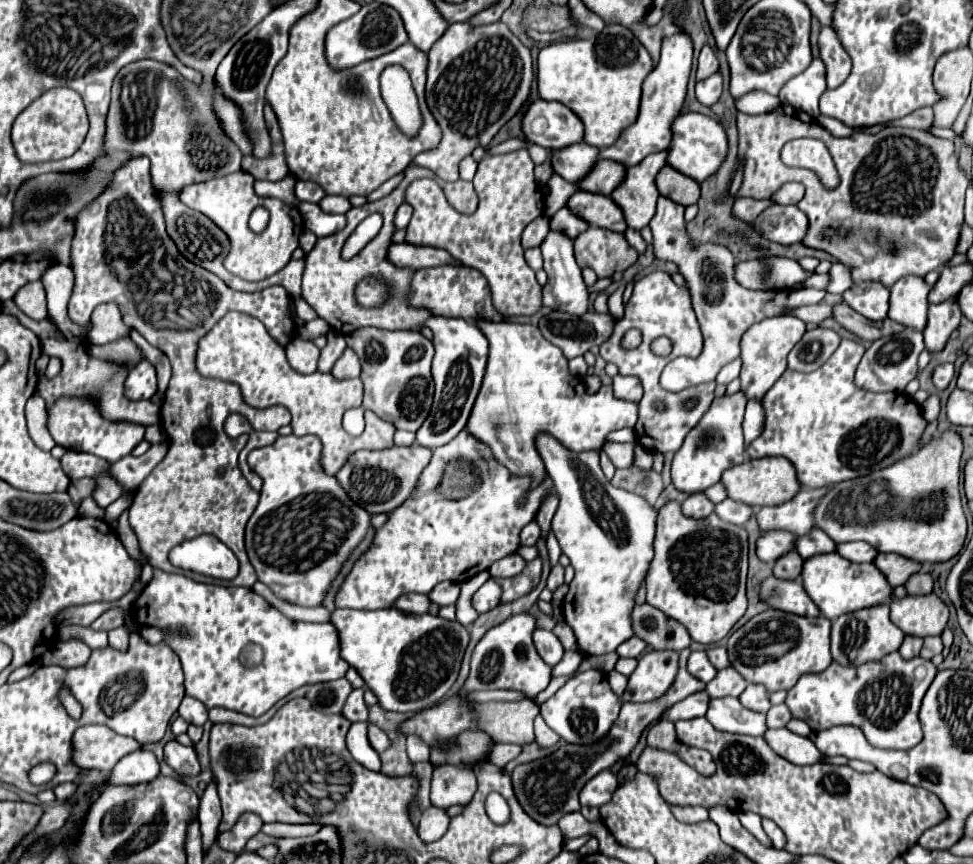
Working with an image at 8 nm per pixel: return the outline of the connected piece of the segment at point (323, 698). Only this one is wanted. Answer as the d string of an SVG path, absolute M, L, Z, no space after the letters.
M340 678L336 682L312 684L304 688L304 696L322 714L340 714L350 692L352 692L352 686L346 682L346 678Z

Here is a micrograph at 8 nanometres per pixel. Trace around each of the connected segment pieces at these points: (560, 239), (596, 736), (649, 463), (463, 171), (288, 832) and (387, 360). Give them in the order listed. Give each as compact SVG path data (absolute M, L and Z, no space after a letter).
M550 232L540 248L542 248L542 256L544 256L544 270L548 274L548 282L542 290L543 307L570 312L570 314L584 314L588 310L590 296L588 296L586 284L582 280L580 266L576 264L576 258L574 258L572 240L564 238L562 234L552 234Z
M588 670L576 674L572 680L566 682L552 698L540 704L540 714L544 722L566 742L570 744L592 744L600 740L612 728L616 714L620 712L620 698L612 692L608 678L604 672Z
M636 446L636 462L634 466L638 466L640 470L650 470L653 466L653 453L642 452L640 446Z
M468 156L468 158L464 158L462 162L460 162L460 178L462 180L472 180L474 178L474 172L476 172L476 162L474 162L474 158L472 156Z
M264 824L262 832L268 836L312 836L320 830L316 824Z
M360 328L346 336L348 346L358 354L362 364L360 380L364 384L364 410L372 410L382 420L400 426L400 430L416 432L424 418L428 416L432 404L432 374L430 362L434 356L434 346L420 332L412 330L380 330L380 328Z

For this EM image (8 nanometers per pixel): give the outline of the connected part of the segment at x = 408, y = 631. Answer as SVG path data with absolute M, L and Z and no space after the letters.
M396 608L330 612L330 624L338 630L340 658L366 680L378 704L390 712L418 712L440 700L458 678L460 662L468 646L468 630L430 614L404 614Z

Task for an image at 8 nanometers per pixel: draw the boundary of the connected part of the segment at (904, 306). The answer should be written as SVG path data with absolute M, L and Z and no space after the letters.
M920 276L900 278L890 288L888 318L908 328L924 330L926 310L928 310L928 292L930 292L930 286Z

